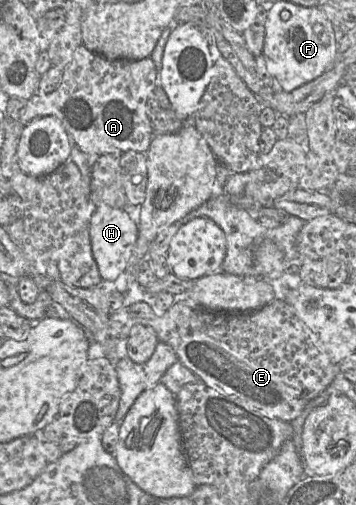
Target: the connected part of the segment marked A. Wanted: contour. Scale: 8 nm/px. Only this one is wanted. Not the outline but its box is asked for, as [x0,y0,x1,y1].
[19,43,156,159]

